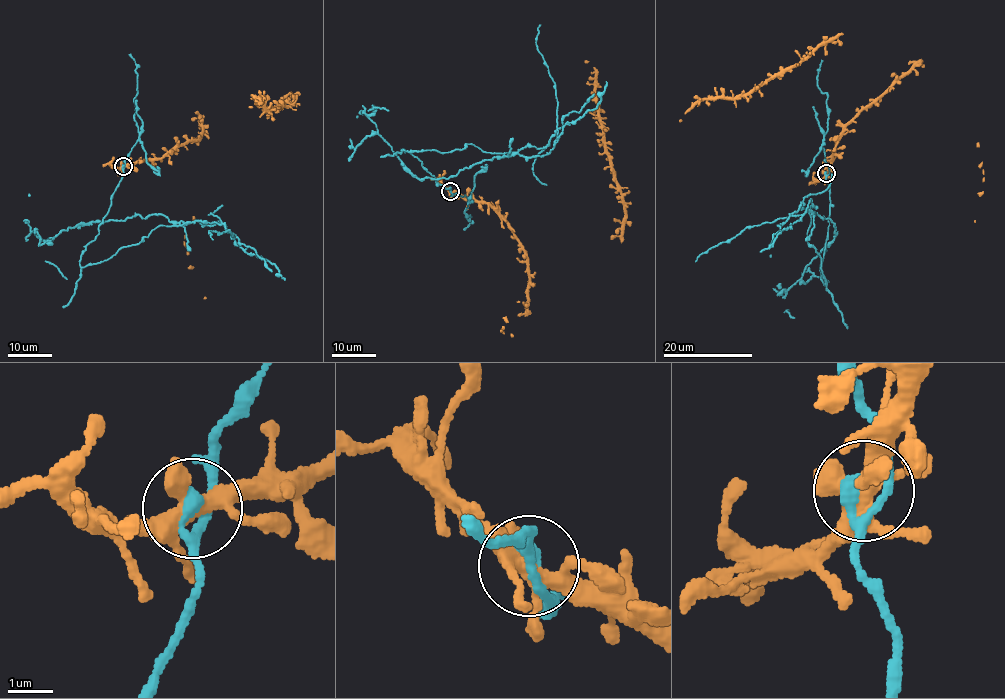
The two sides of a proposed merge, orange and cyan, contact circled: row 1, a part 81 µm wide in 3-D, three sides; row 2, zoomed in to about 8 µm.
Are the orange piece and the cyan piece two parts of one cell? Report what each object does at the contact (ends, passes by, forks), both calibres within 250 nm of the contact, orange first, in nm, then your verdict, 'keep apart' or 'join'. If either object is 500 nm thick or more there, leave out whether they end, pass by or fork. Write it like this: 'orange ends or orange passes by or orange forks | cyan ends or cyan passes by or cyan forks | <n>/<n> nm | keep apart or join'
orange forks | cyan ends | 400/340 nm | keep apart

